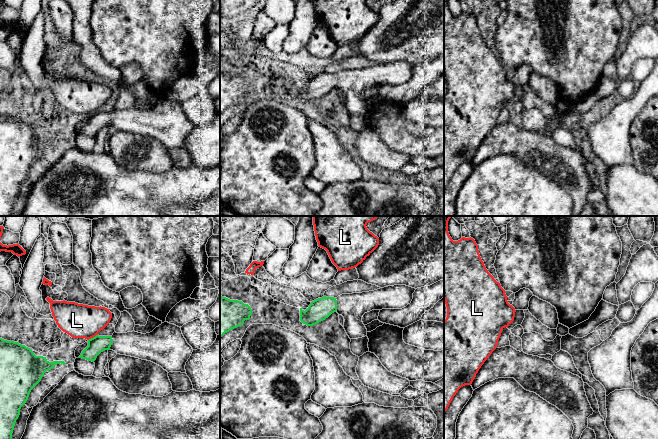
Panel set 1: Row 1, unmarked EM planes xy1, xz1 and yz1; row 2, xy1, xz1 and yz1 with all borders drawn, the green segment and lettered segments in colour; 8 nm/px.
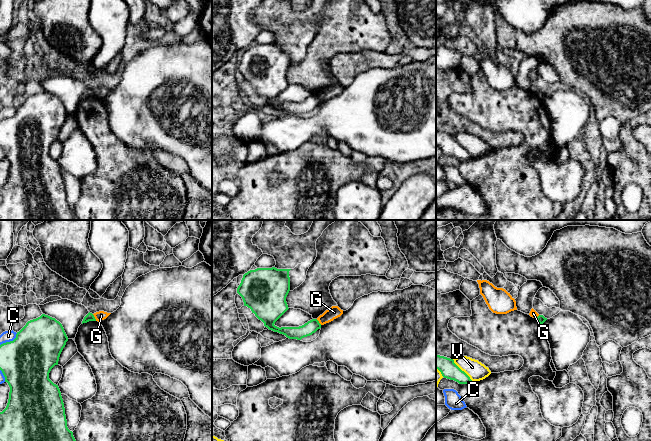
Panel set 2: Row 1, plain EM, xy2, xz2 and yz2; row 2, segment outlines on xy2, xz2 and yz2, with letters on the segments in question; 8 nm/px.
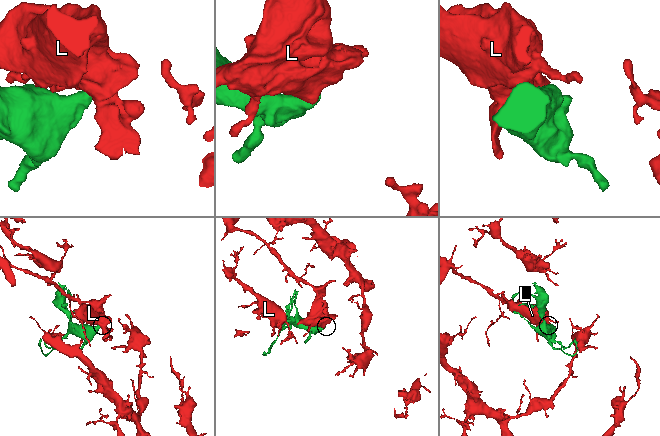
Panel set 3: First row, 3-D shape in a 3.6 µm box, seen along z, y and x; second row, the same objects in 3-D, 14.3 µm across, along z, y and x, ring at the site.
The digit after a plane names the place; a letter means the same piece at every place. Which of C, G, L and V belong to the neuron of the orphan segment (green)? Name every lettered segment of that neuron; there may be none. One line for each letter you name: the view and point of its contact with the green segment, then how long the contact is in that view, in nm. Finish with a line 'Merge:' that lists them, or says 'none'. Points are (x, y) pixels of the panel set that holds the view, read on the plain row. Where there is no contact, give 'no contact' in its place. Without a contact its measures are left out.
Merge: none

